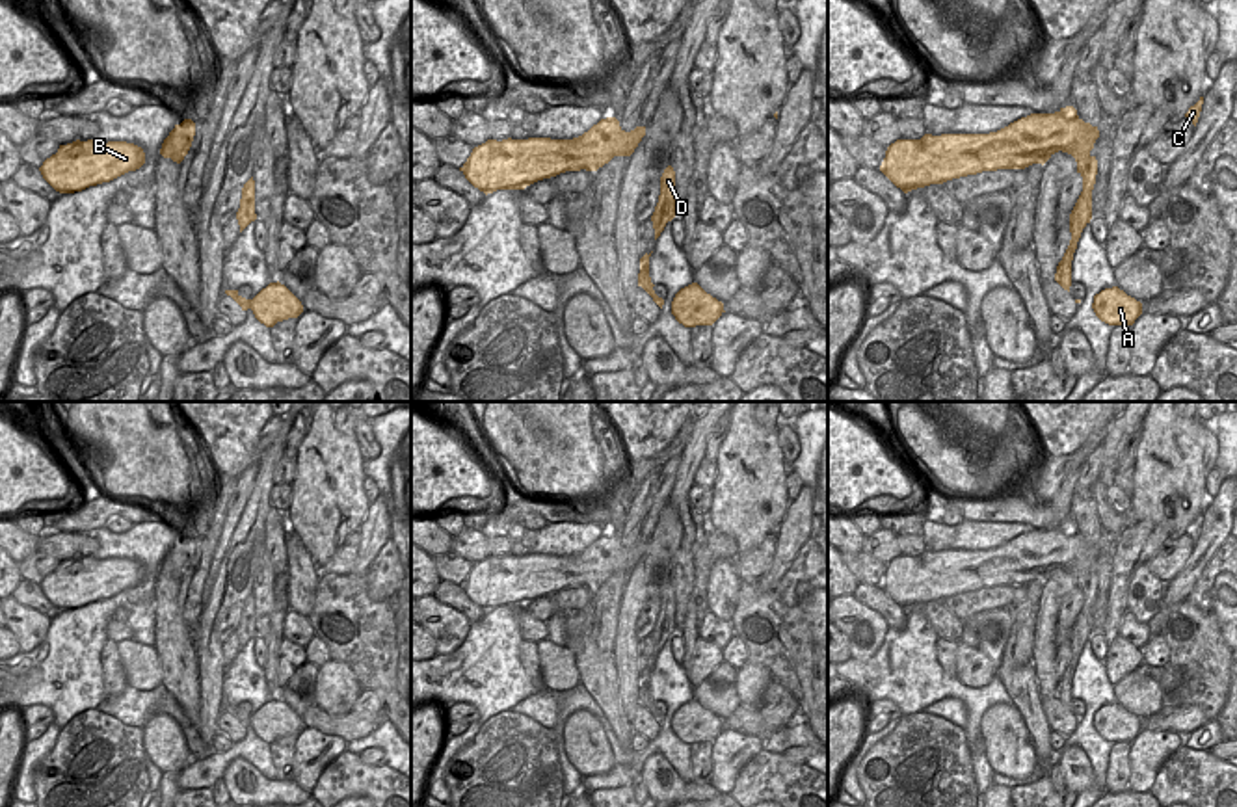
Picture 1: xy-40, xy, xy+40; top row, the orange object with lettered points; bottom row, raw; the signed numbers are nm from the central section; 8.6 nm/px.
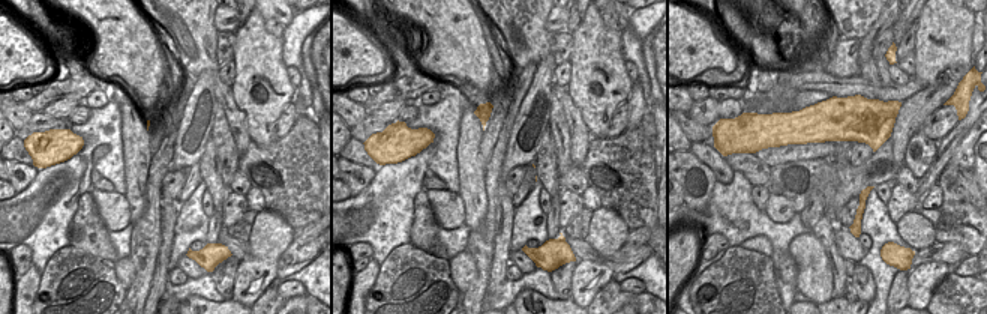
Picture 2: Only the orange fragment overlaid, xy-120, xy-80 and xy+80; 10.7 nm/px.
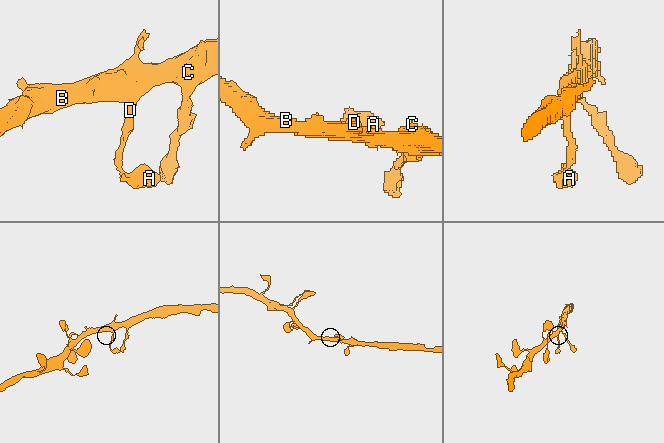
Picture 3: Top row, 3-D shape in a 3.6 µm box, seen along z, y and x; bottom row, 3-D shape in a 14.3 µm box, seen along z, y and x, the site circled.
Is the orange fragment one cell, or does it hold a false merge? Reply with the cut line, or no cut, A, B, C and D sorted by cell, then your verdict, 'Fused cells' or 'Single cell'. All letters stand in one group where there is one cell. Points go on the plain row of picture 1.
No split. Groups: A B C D. Single cell

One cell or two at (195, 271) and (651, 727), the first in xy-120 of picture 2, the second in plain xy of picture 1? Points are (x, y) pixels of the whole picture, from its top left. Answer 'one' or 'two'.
one

